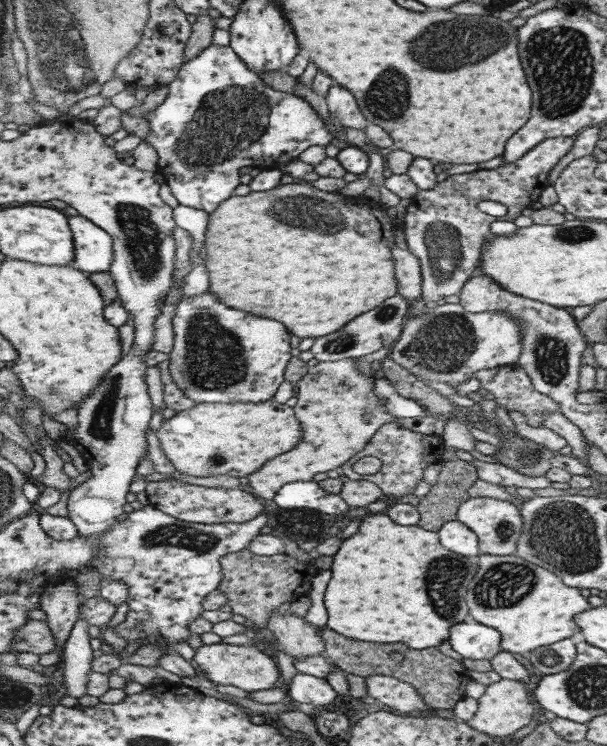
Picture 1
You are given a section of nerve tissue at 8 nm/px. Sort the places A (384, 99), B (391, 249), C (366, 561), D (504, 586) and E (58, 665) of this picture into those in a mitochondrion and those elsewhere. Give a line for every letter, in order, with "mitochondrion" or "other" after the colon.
A: mitochondrion
B: other
C: other
D: mitochondrion
E: other

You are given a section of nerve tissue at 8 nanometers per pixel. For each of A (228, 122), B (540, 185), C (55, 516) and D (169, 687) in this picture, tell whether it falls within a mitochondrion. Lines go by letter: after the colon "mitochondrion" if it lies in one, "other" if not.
A: mitochondrion
B: other
C: other
D: other

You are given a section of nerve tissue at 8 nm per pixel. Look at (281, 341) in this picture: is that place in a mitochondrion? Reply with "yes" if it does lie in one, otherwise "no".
no

